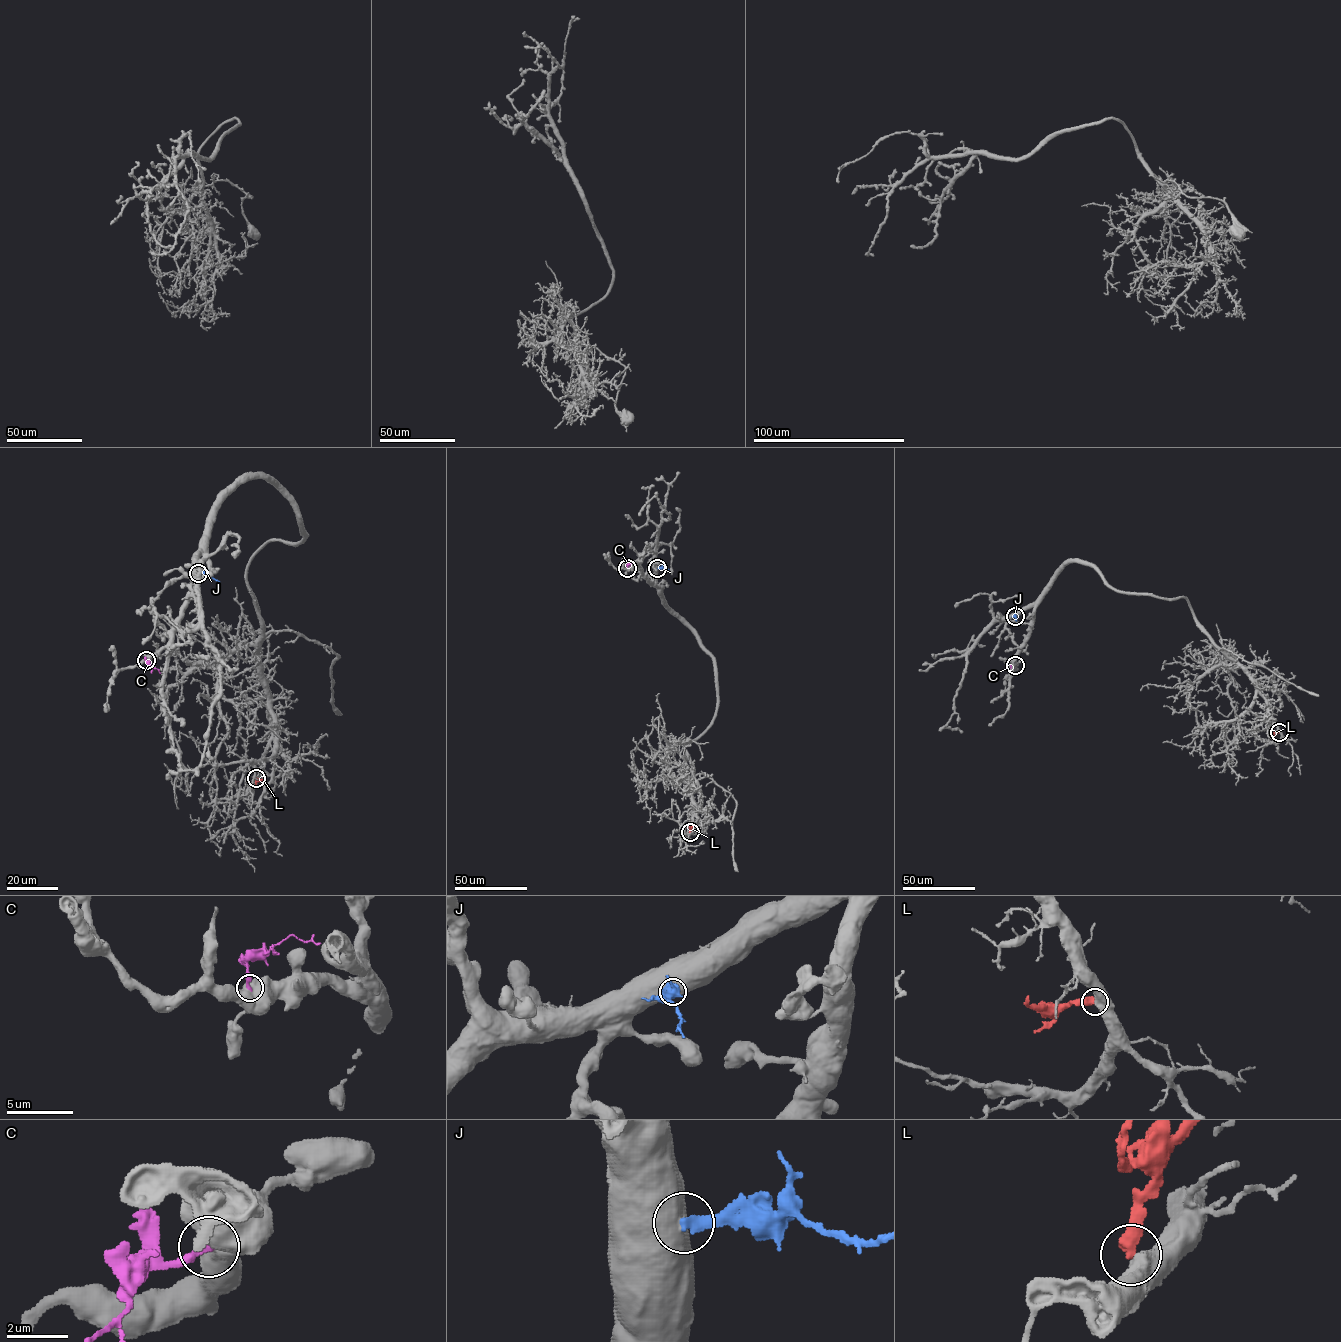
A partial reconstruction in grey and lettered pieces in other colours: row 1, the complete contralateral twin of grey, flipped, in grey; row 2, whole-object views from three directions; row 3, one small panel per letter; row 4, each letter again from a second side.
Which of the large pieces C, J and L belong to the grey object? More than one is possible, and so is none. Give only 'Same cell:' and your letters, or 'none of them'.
Same cell: none of them

